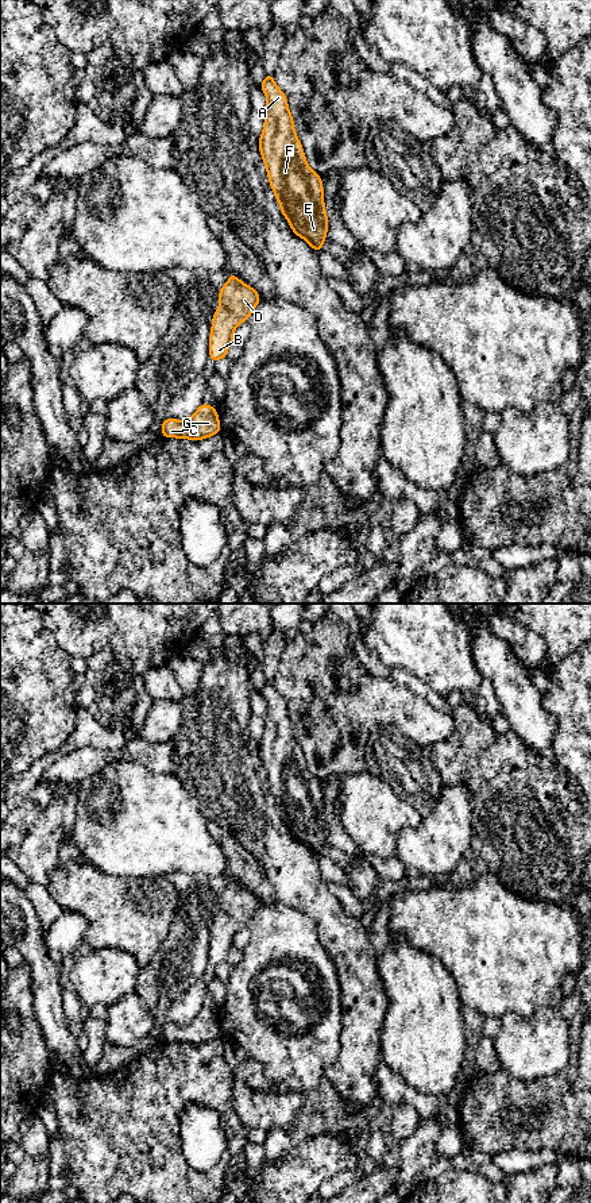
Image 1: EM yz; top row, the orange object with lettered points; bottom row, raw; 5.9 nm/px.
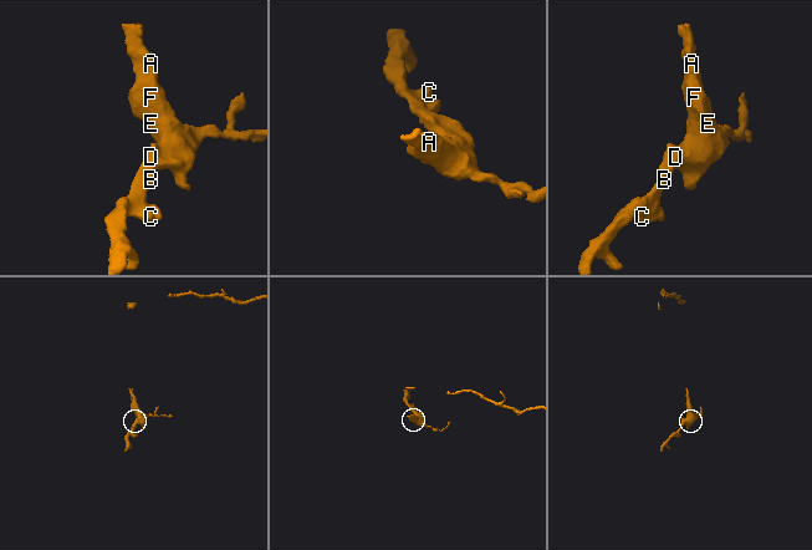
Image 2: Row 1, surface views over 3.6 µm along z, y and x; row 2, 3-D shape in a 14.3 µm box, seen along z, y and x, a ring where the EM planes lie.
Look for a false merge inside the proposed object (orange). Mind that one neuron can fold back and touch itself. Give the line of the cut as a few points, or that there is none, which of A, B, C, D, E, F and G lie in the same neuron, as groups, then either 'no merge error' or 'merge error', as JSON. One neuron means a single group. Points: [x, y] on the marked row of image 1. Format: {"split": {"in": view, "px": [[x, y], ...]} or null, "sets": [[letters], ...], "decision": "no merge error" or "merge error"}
{"split": null, "sets": [["A", "B", "C", "D", "E", "F", "G"]], "decision": "no merge error"}

